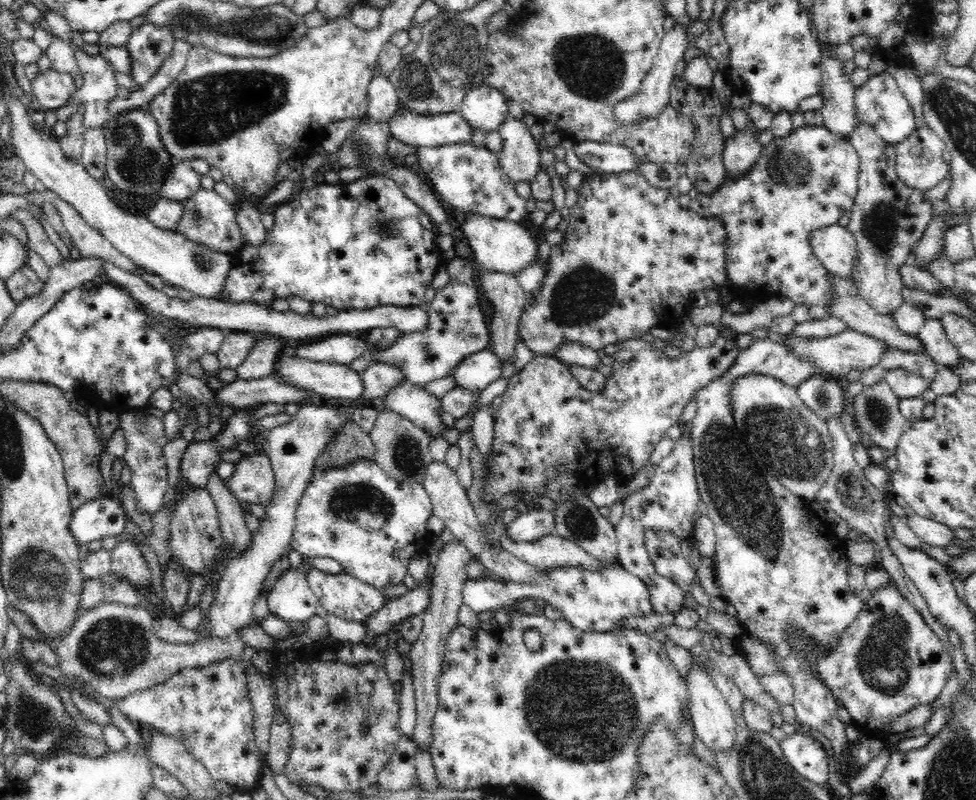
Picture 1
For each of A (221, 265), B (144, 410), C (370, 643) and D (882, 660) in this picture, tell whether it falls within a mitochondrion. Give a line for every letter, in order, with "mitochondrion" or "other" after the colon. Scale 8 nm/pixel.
A: other
B: other
C: other
D: mitochondrion

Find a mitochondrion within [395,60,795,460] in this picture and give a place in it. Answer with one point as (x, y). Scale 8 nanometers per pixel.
(584, 293)

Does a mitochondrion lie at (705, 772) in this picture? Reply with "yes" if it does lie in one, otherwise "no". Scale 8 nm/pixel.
no

